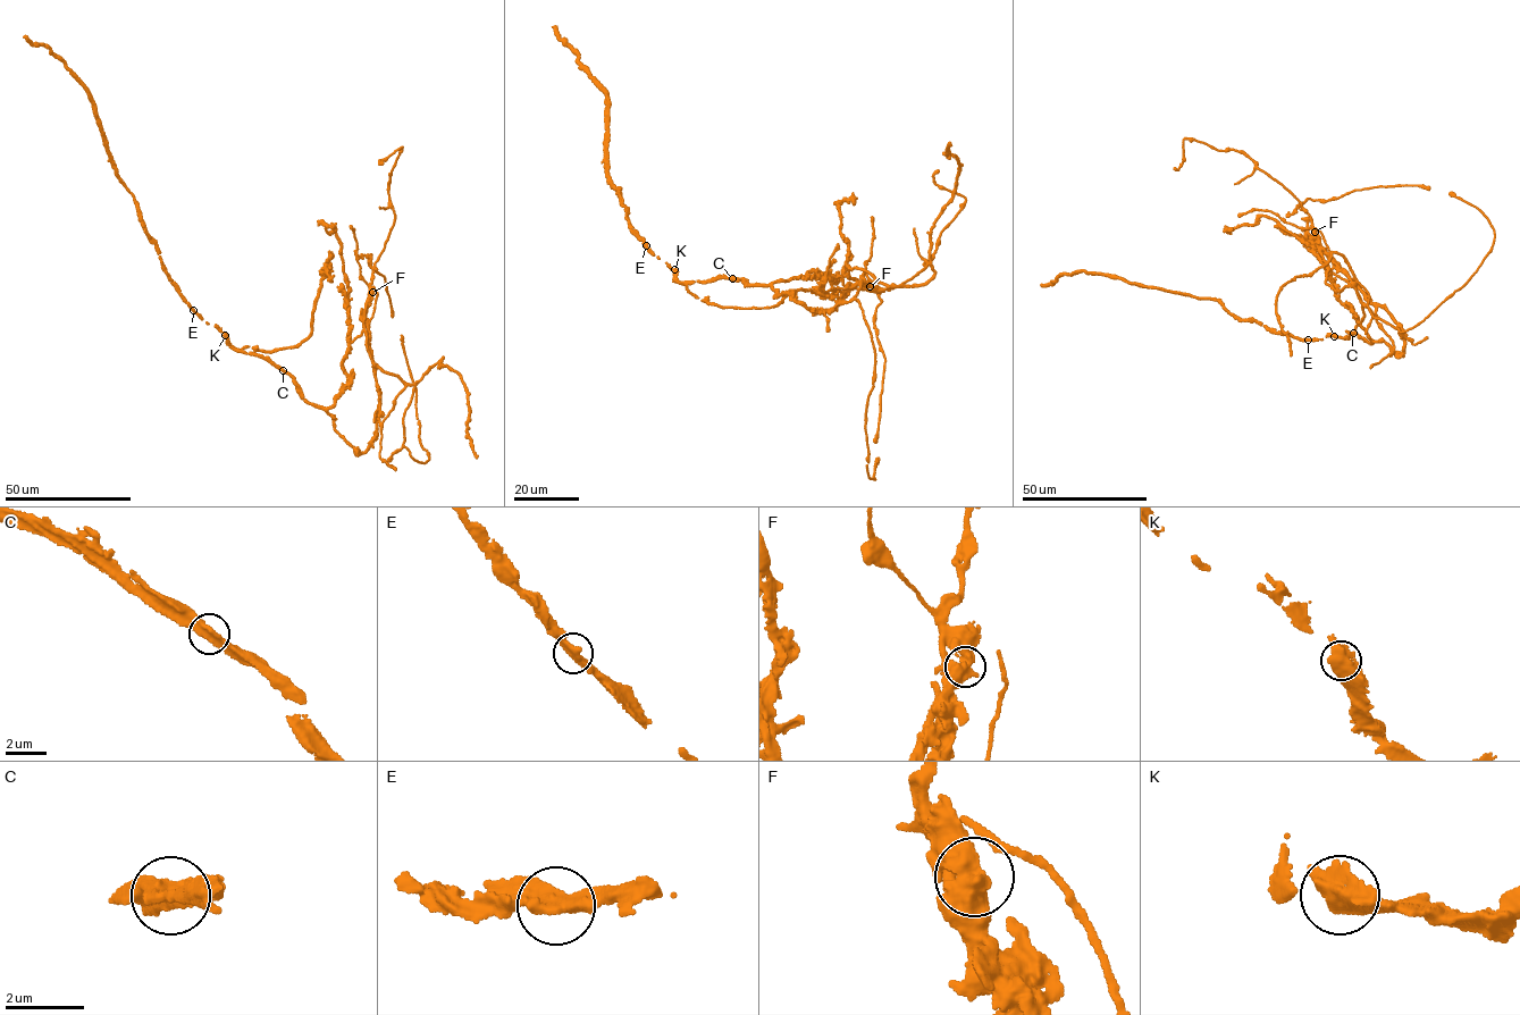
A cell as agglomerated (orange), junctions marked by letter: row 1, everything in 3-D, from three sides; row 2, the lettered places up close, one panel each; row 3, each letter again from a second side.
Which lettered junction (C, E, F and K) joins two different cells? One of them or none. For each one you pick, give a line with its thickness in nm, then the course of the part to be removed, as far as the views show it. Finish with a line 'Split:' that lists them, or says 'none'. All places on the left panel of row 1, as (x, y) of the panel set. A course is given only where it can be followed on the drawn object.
F: Thickness 900 nm. Course of the part to remove: (372, 292), (367, 351), (385, 372), (414, 386), (403, 445), (423, 463), (429, 453), (420, 442), (401, 335)
Split: F

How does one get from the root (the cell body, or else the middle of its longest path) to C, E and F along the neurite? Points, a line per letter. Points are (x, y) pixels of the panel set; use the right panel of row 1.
C: (1372, 343), (1353, 333)
E: (1372, 343), (1350, 333), (1350, 338), (1333, 335), (1309, 340)
F: (1372, 343), (1404, 349), (1384, 308), (1378, 324), (1353, 287), (1326, 283), (1315, 232)

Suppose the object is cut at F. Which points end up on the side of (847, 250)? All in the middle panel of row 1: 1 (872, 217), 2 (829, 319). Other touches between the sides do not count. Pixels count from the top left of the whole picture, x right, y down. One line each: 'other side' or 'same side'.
1: other side
2: other side

